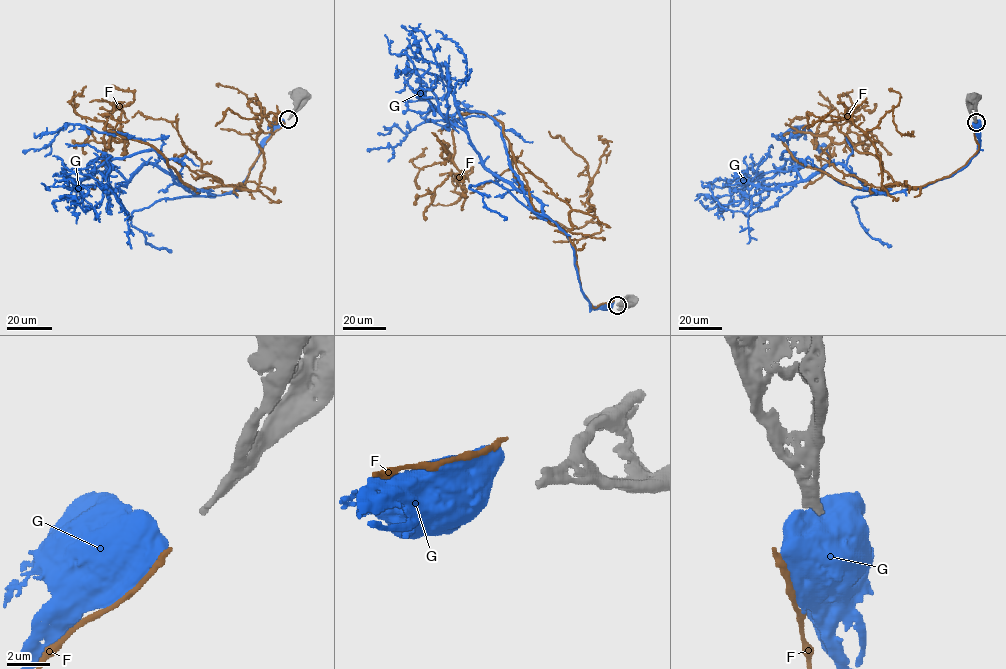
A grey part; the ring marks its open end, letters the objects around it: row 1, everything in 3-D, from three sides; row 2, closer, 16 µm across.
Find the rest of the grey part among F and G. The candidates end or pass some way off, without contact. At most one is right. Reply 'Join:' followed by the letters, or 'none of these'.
Join: none of these

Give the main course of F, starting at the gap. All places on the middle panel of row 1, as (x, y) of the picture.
F: (614, 300), (593, 307), (583, 294), (574, 245), (533, 210), (492, 116), (449, 117), (460, 198), (430, 204)

